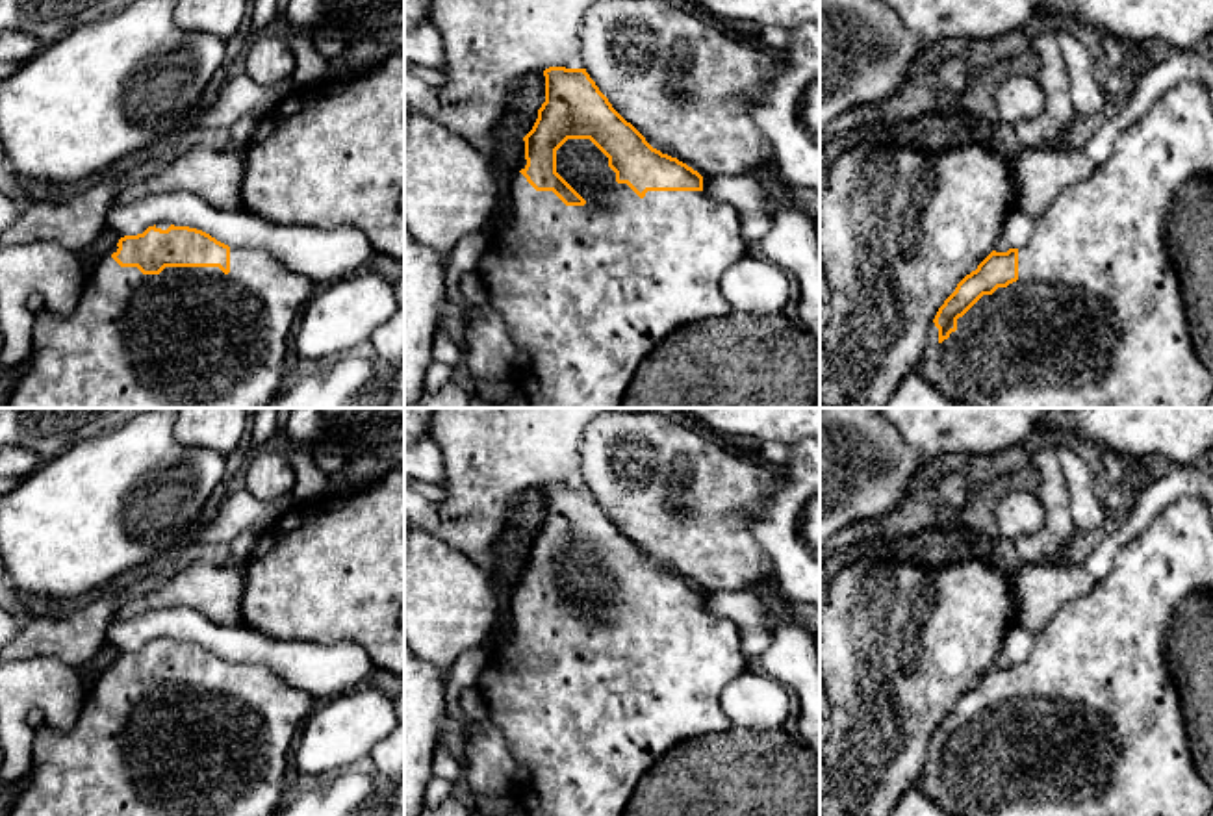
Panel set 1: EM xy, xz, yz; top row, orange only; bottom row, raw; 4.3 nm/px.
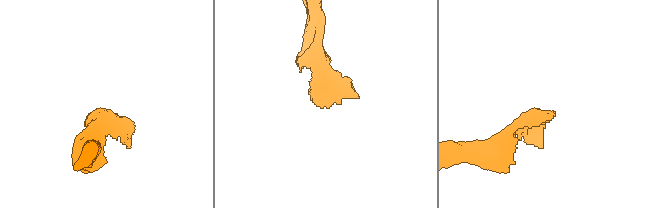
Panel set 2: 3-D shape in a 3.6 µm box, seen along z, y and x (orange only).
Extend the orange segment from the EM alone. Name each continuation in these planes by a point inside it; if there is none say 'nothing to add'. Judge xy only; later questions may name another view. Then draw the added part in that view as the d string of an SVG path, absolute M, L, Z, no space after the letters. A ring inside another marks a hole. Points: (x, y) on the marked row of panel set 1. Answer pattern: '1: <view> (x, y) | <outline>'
1: xy (190, 336) | M111 247L87 276L82 297L70 315L41 313L33 328L33 349L28 367L15 386L7 408L265 408L280 386L287 354L287 336L312 297L313 276L300 274L284 261L260 249L230 247L230 273L219 267L165 267L160 274L143 274L137 267L121 267Z

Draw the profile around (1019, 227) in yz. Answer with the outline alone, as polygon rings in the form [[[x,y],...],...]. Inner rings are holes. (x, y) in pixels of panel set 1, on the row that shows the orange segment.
[[[1020,210],[1007,215],[1002,239],[1009,249],[1024,247],[1035,230],[1035,219]]]

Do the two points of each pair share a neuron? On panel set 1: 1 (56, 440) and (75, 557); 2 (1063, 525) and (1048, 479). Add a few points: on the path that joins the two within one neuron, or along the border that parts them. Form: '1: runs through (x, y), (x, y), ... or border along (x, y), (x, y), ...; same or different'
1: border along (97, 434), (43, 462); different
2: runs through (1058, 514), (1052, 490); same

